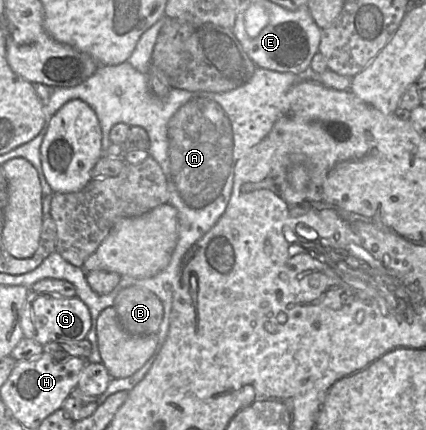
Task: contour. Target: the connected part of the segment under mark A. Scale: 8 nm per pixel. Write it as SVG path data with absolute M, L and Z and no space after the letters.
M163 16L141 35L128 61L118 65L100 66L91 77L76 86L55 88L45 103L48 123L67 102L74 99L86 102L99 120L104 154L112 143L109 133L115 124L125 123L145 129L150 139L148 153L162 168L167 180L169 204L178 211L178 238L168 265L153 277L136 279L138 286L133 286L154 293L163 304L164 316L157 332L156 350L145 365L132 376L112 378L105 392L97 397L98 406L114 393L130 392L151 368L168 331L173 291L177 286L182 260L190 248L225 212L233 190L237 163L272 130L283 113L288 90L305 80L317 81L336 90L350 90L352 82L352 77L329 70L323 56L318 53L312 60L312 68L315 71L309 69L302 74L281 73L256 66L252 78L234 90L214 93L171 88L167 97L161 99L151 91L147 73L151 68L152 52L158 33L167 19L169 18Z

